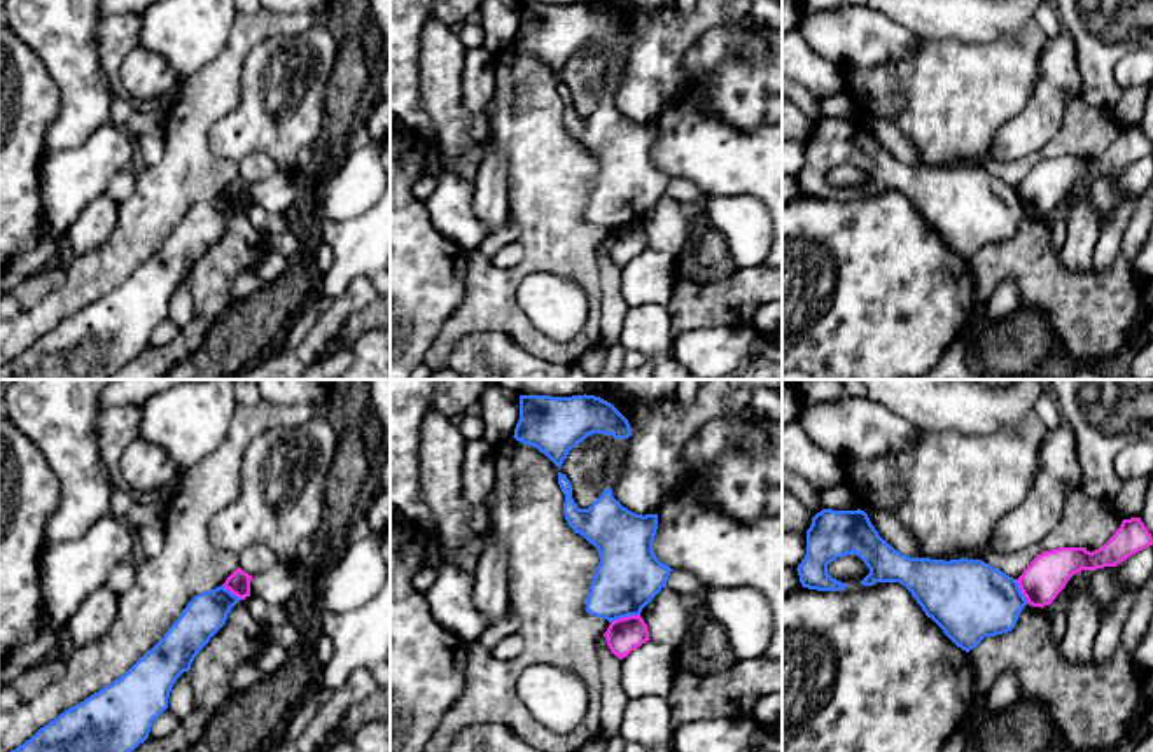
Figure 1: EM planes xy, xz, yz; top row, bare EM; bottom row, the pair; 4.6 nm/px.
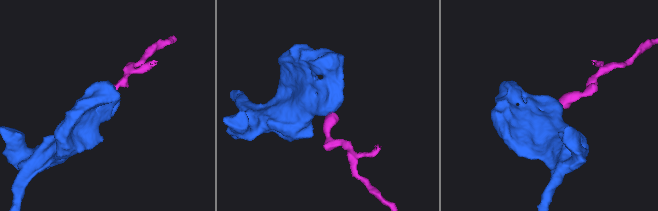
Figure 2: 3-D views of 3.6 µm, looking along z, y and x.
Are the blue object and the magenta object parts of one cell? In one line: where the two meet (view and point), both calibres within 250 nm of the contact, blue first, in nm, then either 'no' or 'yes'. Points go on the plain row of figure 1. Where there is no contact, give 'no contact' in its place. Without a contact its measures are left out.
meets blue in xz at (625, 224); 300 nm thick on the blue side, 160 nm on the other; no

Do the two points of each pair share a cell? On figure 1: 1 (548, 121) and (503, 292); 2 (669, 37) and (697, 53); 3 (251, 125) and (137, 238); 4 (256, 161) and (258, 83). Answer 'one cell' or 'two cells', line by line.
1: one cell
2: two cells
3: two cells
4: two cells

